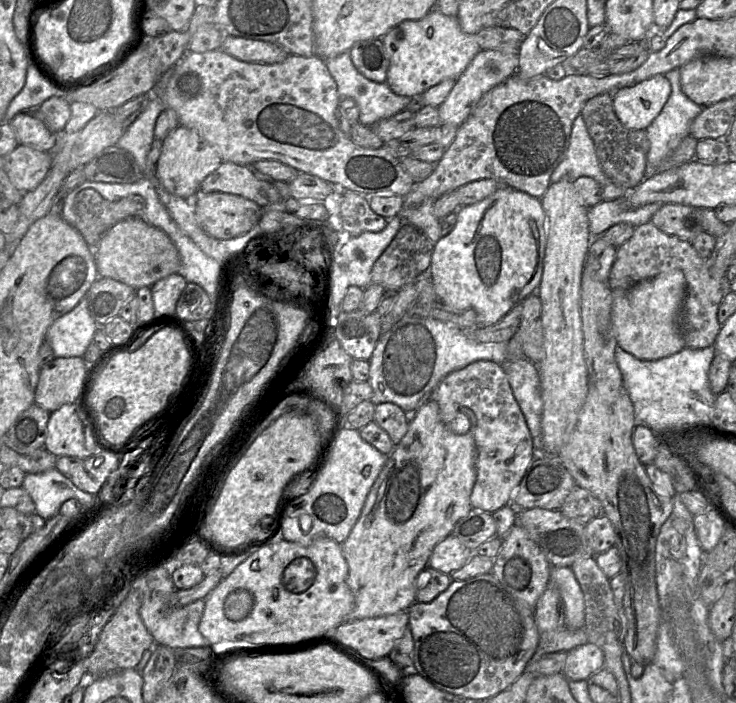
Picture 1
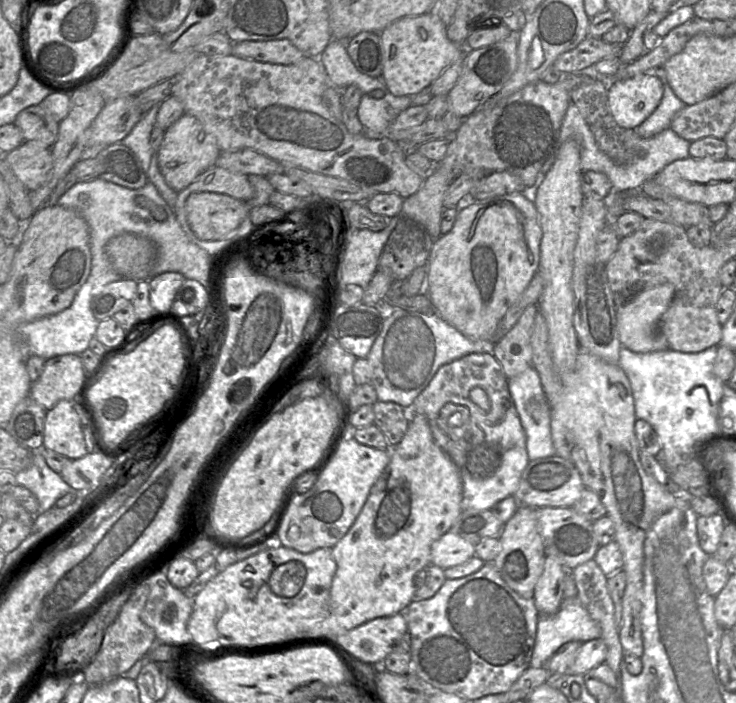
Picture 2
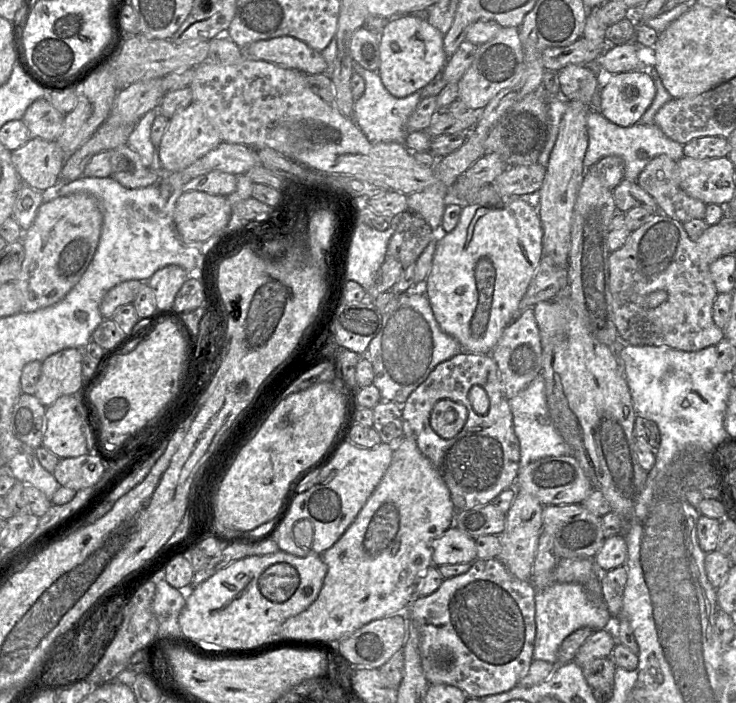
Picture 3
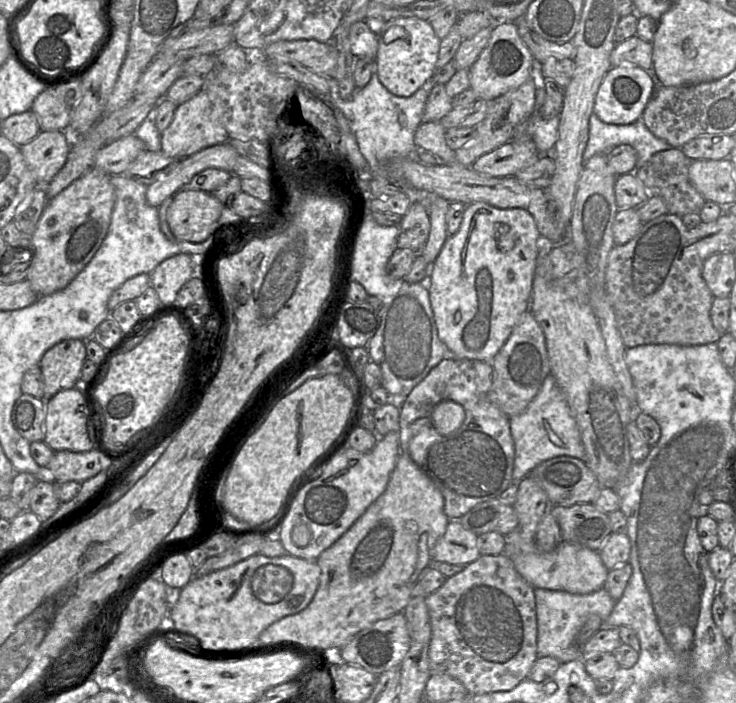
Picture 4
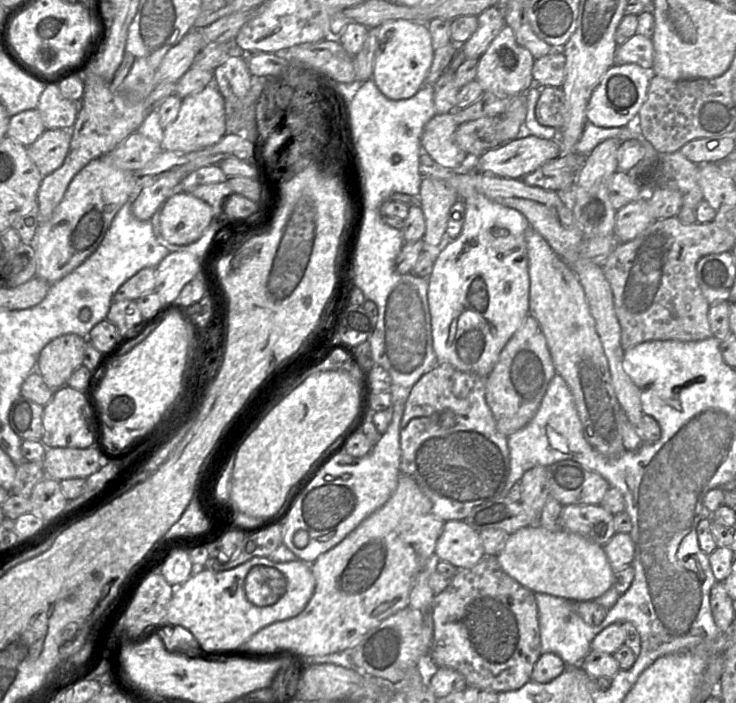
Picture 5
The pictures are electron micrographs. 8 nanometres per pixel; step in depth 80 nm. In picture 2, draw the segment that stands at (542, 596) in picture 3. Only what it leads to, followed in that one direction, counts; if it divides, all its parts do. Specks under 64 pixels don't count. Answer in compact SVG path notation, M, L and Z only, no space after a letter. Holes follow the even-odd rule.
M578 596L564 597L558 611L552 615L539 613L535 645L530 666L545 666L550 657L565 643L581 643L600 638L601 628L591 618Z

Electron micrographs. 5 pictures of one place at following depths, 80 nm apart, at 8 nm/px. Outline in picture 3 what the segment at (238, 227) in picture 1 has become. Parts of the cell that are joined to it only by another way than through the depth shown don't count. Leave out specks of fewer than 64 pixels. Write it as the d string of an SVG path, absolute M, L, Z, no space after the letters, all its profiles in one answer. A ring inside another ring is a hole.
M187 191L176 202L174 224L185 239L205 242L224 230L232 213L227 196L201 191Z

